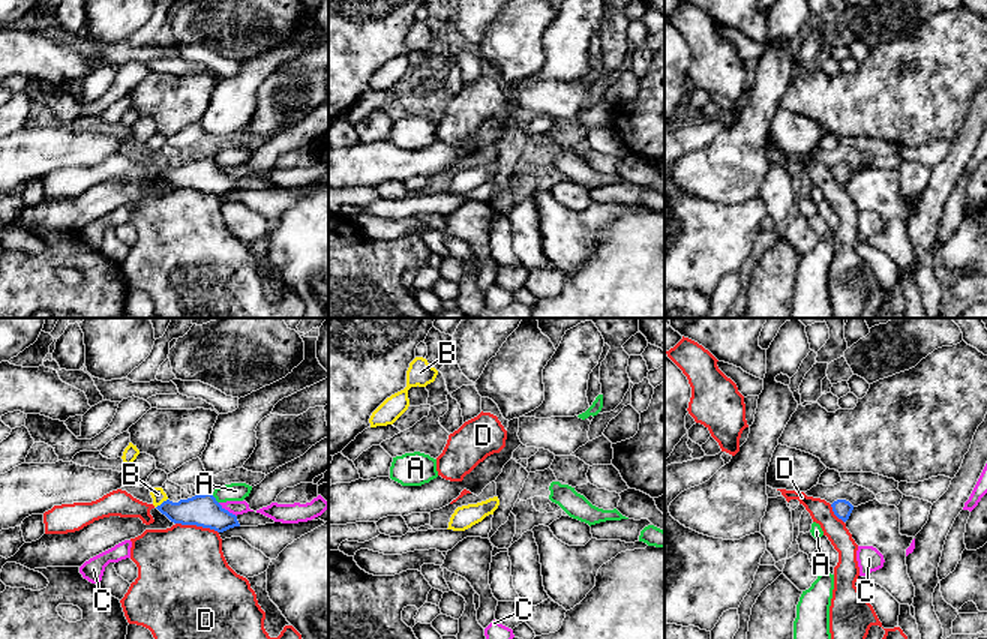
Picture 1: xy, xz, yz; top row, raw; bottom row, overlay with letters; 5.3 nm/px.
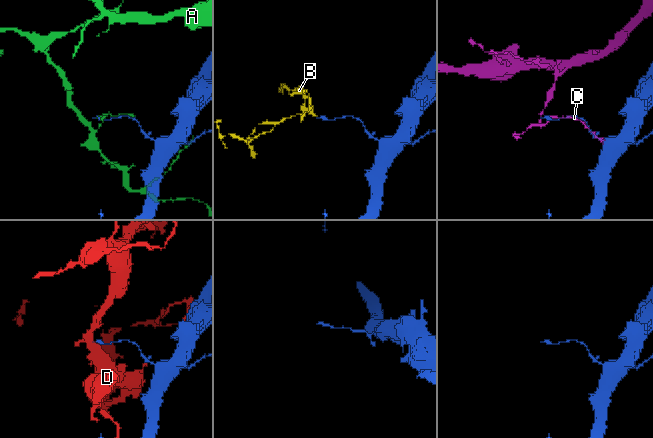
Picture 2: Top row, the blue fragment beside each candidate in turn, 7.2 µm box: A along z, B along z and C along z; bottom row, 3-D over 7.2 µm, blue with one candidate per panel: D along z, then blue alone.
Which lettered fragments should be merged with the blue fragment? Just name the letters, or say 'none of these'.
B

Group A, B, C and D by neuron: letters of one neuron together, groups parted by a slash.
A / B / C / D

